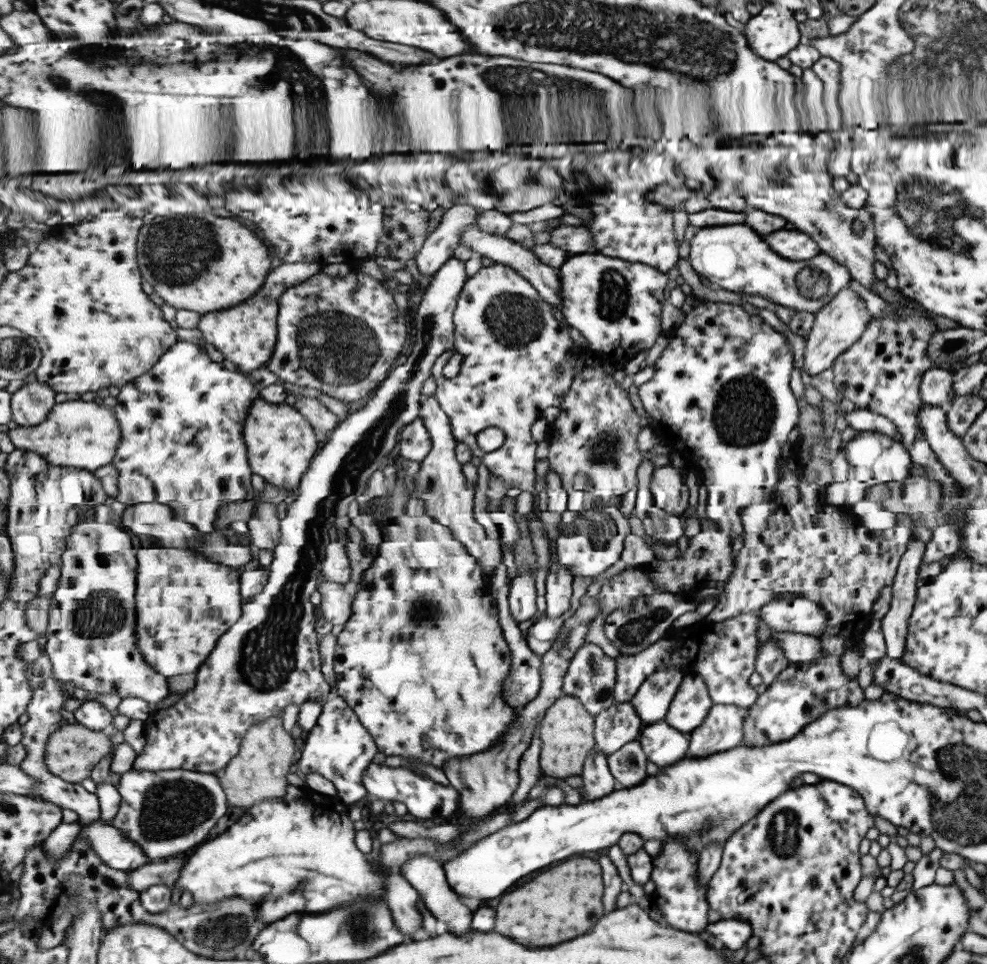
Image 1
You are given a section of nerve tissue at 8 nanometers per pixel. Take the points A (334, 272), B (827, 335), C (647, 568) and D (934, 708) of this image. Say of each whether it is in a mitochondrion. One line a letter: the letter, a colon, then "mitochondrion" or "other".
A: other
B: other
C: other
D: other

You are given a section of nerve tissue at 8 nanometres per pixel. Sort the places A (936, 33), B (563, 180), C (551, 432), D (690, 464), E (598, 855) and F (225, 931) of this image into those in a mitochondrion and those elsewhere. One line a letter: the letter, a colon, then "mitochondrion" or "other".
A: mitochondrion
B: other
C: other
D: other
E: other
F: mitochondrion

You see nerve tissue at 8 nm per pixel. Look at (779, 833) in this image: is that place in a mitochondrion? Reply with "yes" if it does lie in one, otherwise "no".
yes

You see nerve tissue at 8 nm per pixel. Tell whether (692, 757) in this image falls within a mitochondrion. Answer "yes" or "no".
no

